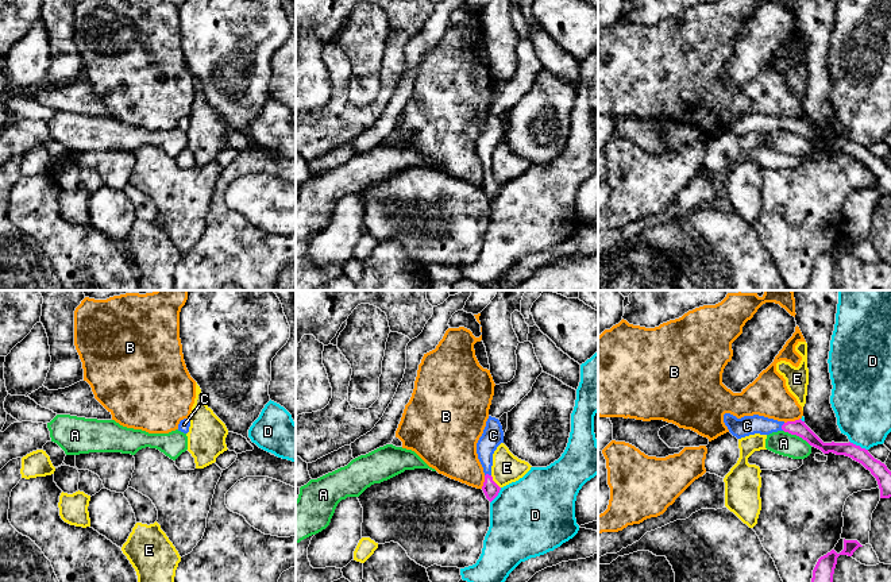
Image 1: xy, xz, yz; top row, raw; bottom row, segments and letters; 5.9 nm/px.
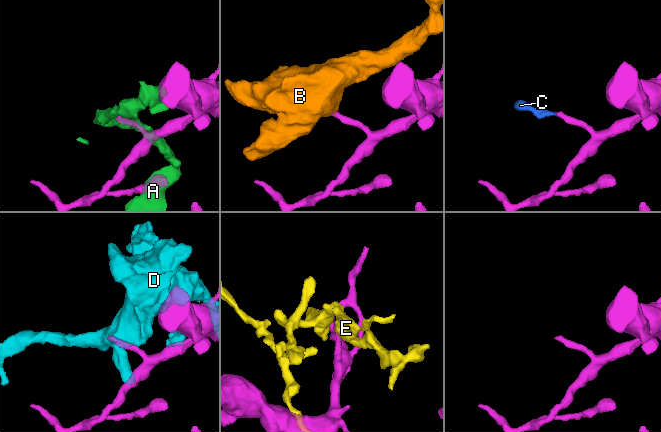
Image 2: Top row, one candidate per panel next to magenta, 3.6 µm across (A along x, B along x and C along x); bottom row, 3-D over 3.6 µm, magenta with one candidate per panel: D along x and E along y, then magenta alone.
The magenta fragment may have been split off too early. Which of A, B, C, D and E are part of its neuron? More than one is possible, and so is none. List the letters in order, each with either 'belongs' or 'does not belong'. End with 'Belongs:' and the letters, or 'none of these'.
A: does not belong
B: does not belong
C: belongs
D: does not belong
E: does not belong
Belongs: C

